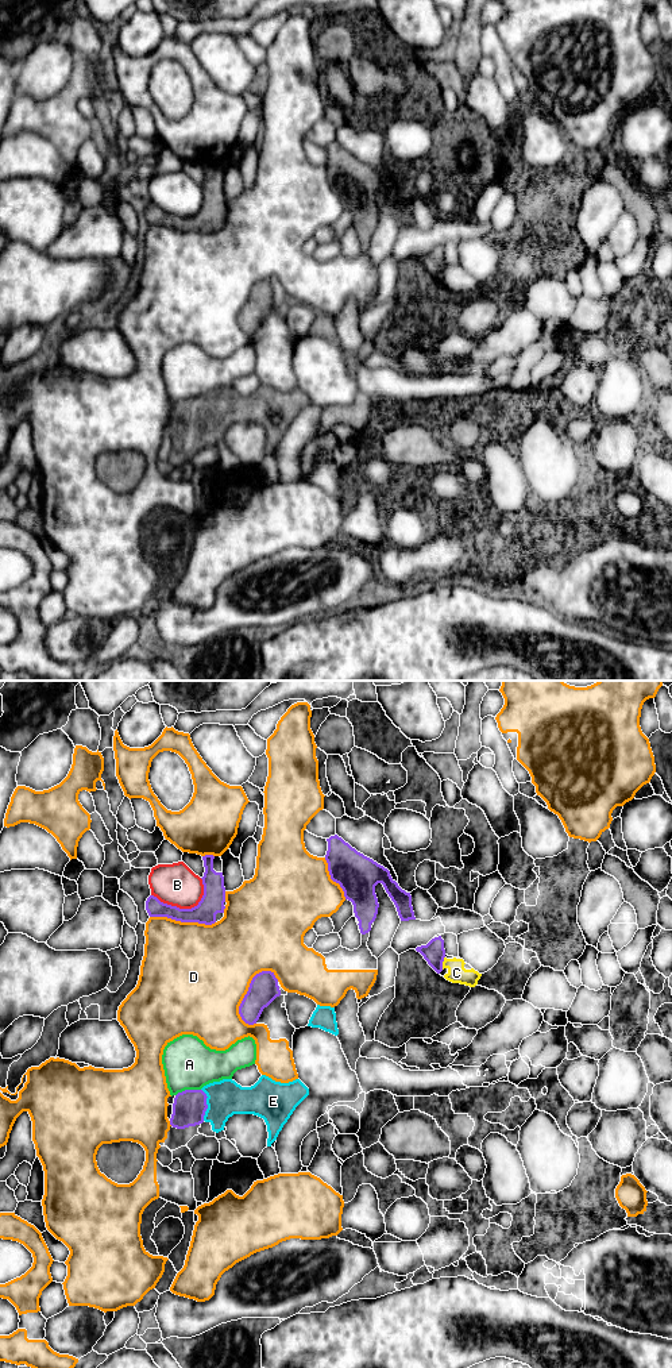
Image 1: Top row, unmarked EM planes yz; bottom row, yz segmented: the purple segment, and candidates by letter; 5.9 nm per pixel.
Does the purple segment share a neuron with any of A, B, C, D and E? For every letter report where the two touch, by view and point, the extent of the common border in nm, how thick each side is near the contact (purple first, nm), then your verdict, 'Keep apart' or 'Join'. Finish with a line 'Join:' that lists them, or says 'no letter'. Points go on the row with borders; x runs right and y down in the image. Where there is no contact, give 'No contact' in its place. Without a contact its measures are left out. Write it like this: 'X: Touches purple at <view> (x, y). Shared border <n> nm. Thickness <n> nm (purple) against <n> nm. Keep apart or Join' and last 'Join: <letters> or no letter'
A: Touches purple at yz (188, 1090). Shared border 160 nm. Thickness 200 nm (purple) against 300 nm. Keep apart
B: Touches purple at yz (184, 909). Shared border 320 nm. Thickness 140 nm (purple) against 240 nm. Keep apart
C: Touches purple at yz (441, 963). Shared border 80 nm. Thickness 140 nm (purple) against 110 nm. Keep apart
D: Touches purple at yz (247, 993). Shared border 360 nm. Thickness 180 nm (purple) against 480 nm. Keep apart
E: Touches purple at yz (207, 1105). Shared border 190 nm. Thickness 200 nm (purple) against 220 nm. Join
Join: E

